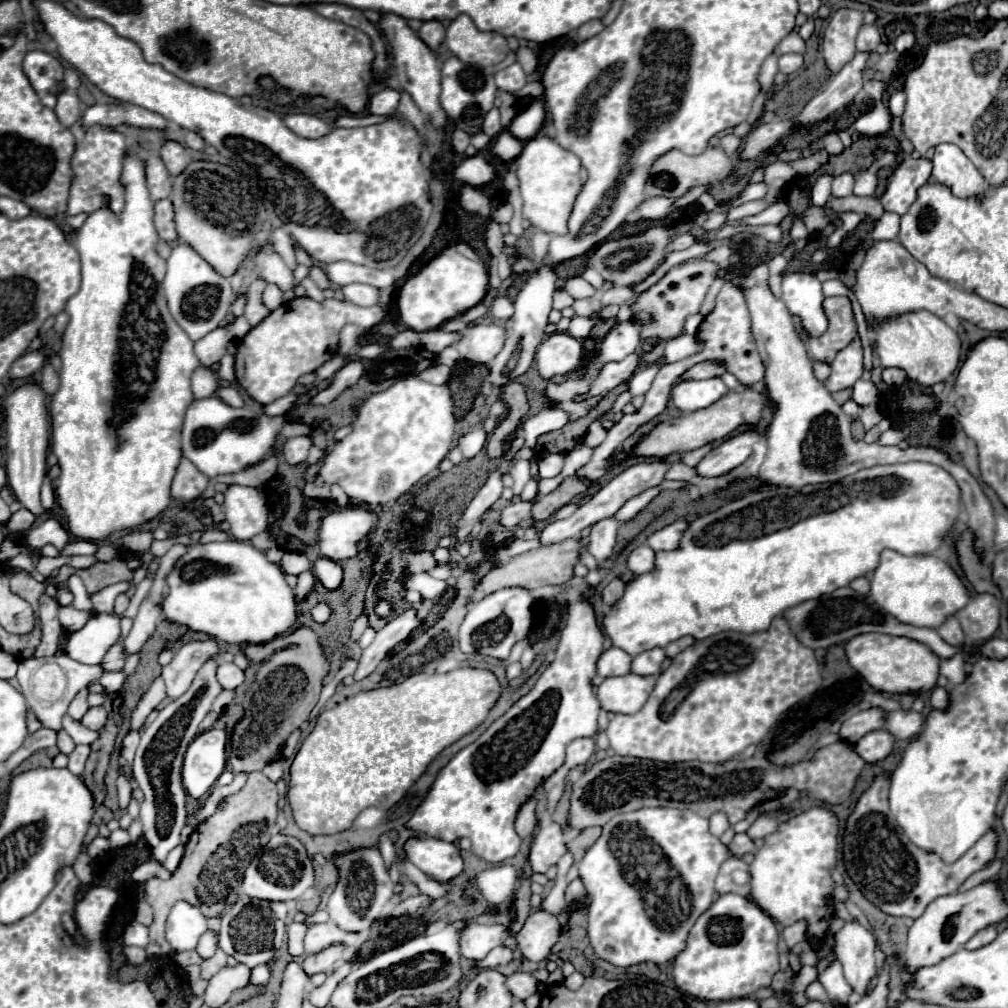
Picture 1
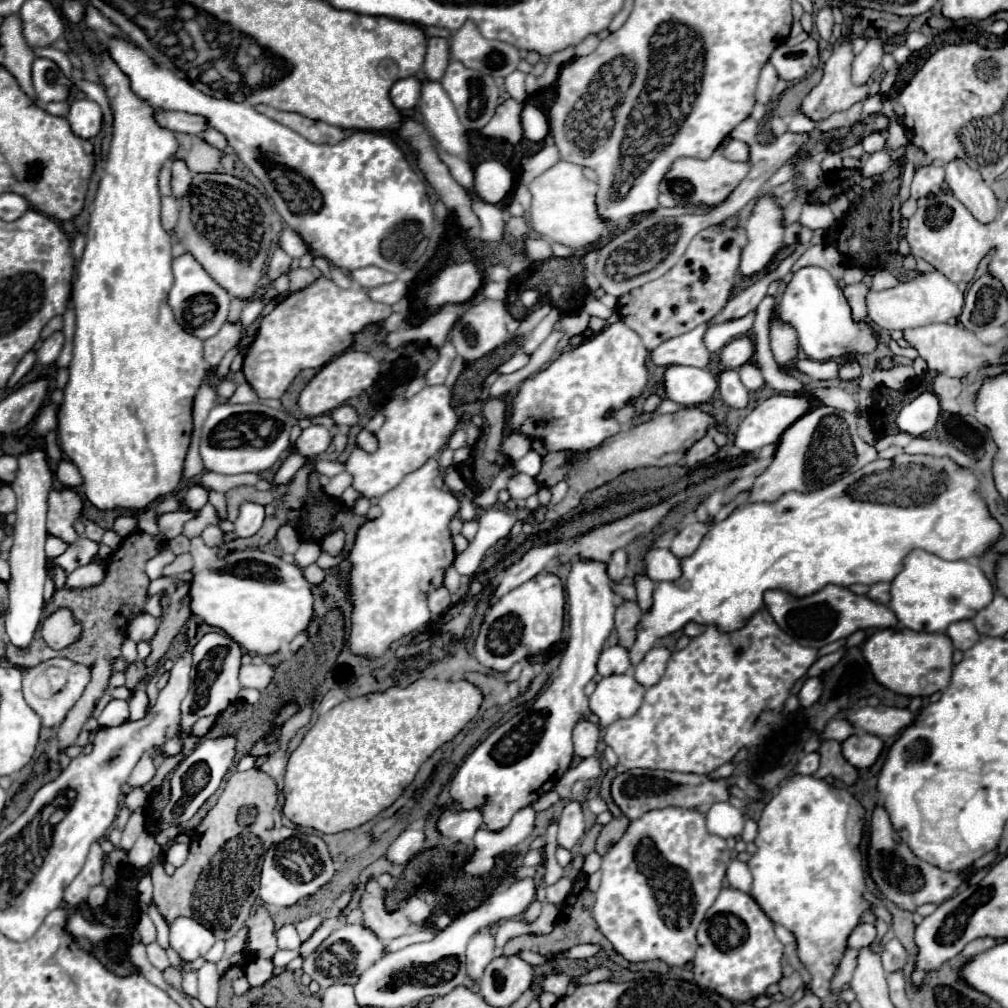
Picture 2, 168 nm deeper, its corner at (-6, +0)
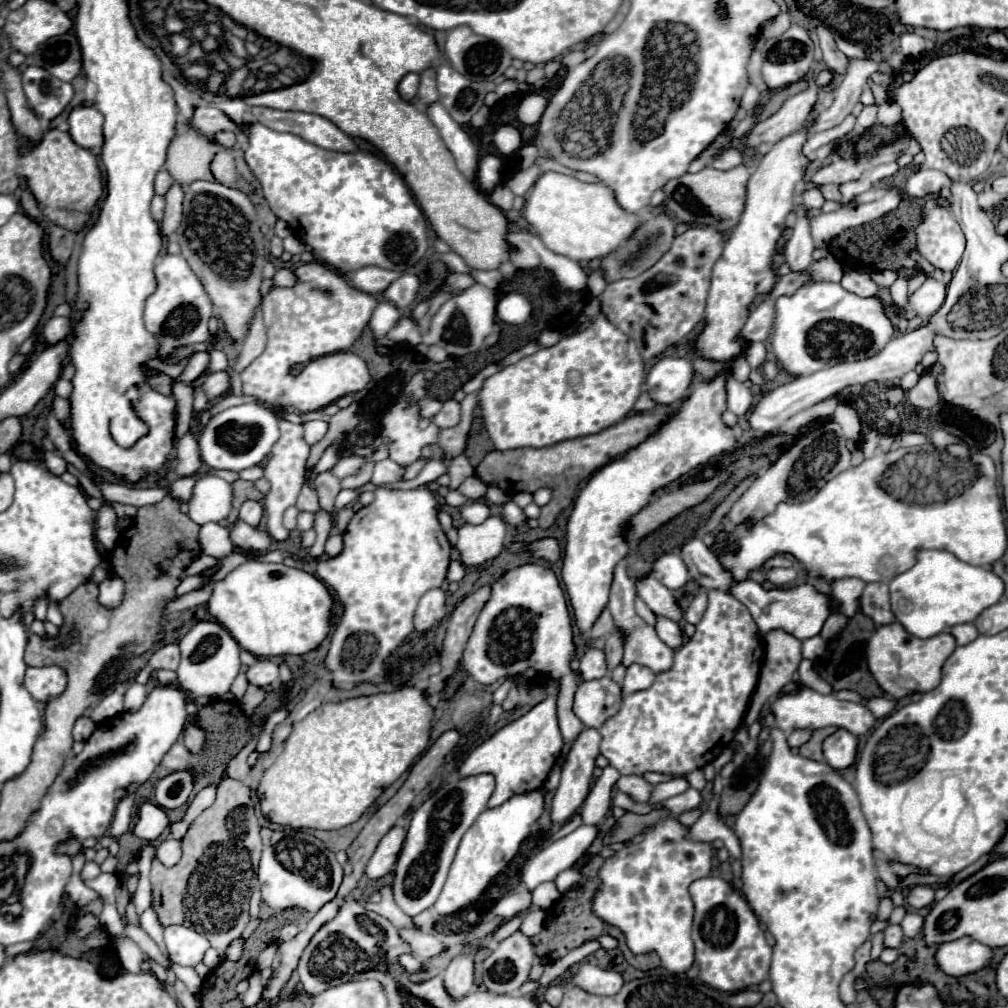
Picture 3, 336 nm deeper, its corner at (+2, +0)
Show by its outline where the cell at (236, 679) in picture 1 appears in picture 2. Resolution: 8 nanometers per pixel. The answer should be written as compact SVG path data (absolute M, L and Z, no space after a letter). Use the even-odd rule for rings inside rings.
M263 663L263 665L243 665L239 679L241 679L243 687L253 687L253 689L263 691L271 683L273 675L275 675L275 667L269 665L269 663Z

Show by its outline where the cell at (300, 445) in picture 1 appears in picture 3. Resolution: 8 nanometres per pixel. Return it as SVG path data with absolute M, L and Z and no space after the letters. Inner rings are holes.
M309 421L309 423L305 423L305 441L309 445L315 445L317 441L321 441L325 433L327 433L327 423L325 421Z

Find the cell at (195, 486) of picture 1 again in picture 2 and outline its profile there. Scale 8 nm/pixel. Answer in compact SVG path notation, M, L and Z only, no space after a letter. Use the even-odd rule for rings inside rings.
M205 473L201 477L201 485L213 491L229 491L239 485L255 485L261 477L257 473L243 473L243 475L221 475L221 473Z

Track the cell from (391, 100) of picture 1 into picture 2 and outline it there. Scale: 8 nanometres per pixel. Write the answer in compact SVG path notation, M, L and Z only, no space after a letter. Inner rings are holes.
M415 75L397 81L391 89L391 99L393 99L395 107L401 111L413 109L421 97L421 85L423 85L423 79L415 77Z

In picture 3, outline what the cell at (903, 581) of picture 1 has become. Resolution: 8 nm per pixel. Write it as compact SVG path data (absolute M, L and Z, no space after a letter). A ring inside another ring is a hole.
M919 551L915 565L891 583L891 609L909 635L927 639L945 629L971 623L975 617L1003 597L1003 581L985 567L959 561L947 551Z

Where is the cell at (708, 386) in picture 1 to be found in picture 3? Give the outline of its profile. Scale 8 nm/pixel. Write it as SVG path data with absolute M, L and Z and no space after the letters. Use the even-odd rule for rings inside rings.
M661 357L647 373L647 393L655 403L673 405L691 391L695 371L683 357Z

